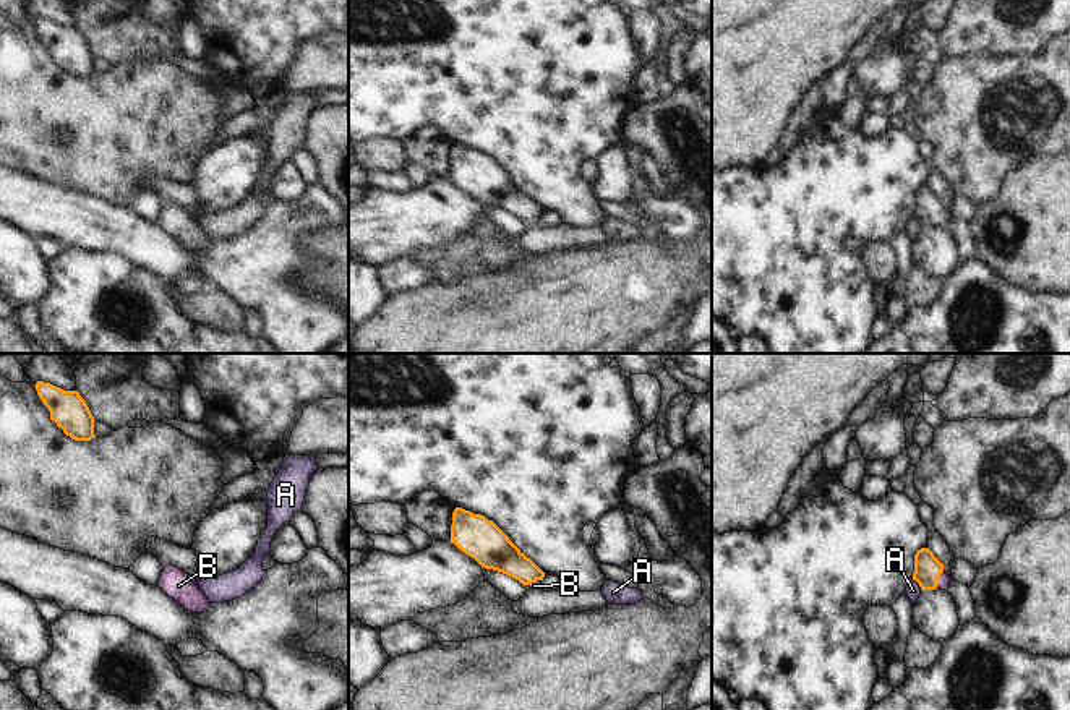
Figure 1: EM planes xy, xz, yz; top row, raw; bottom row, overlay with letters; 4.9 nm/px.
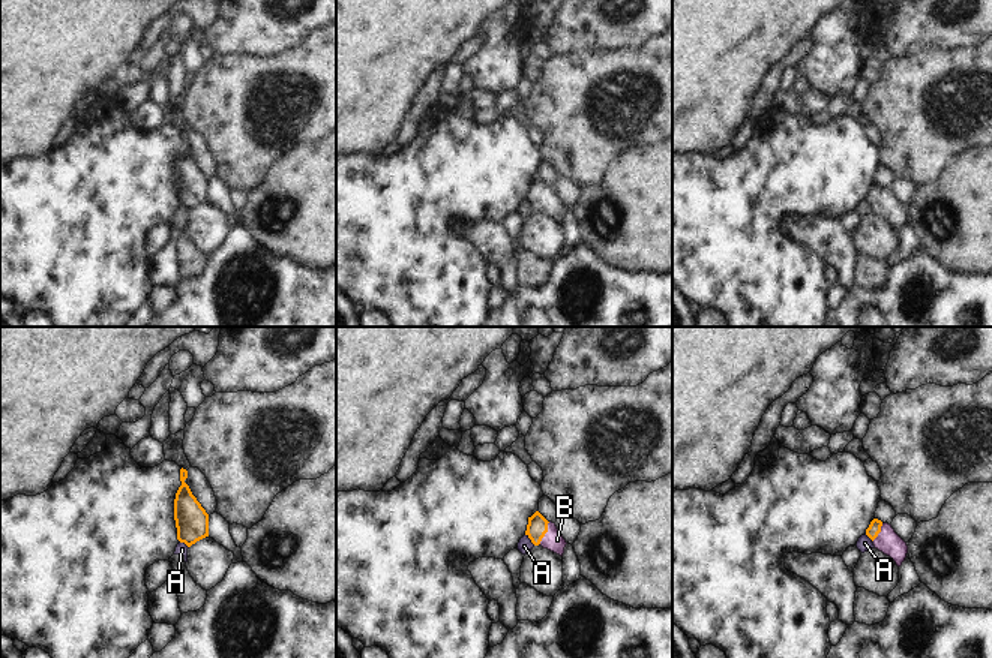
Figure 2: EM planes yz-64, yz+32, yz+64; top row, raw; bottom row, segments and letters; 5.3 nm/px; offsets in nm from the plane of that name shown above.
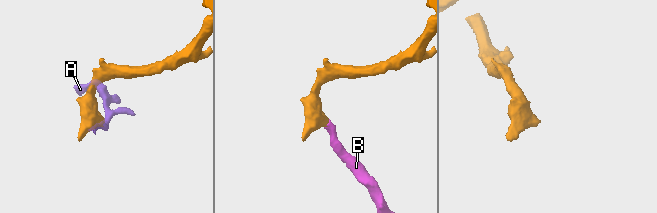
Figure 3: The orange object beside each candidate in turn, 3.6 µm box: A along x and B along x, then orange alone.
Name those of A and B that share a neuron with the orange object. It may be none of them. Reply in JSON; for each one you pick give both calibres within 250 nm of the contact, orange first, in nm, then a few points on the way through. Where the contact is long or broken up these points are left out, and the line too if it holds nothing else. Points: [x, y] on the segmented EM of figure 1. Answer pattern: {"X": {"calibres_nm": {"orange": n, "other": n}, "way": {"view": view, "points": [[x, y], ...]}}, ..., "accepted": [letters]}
{"B": {"calibres_nm": {"orange": 140, "other": 60}, "way": {"view": "yz", "points": [[928, 568], [937, 577], [942, 582]]}}, "accepted": ["B"]}

